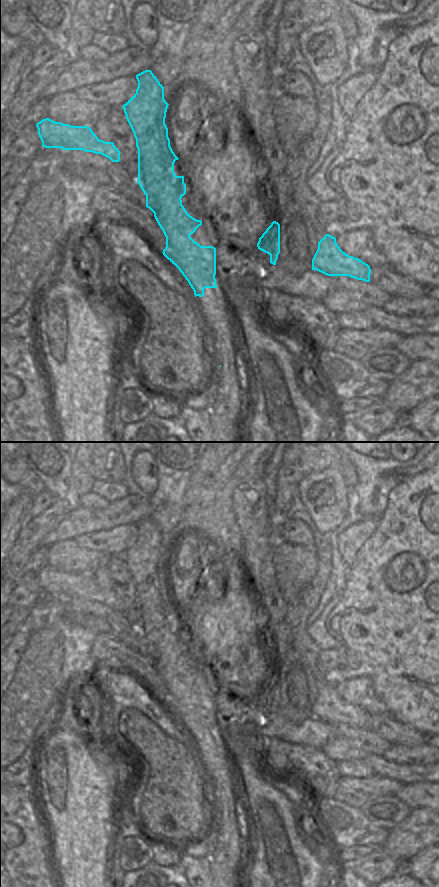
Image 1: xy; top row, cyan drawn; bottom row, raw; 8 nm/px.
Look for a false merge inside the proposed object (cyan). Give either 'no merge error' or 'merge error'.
merge error

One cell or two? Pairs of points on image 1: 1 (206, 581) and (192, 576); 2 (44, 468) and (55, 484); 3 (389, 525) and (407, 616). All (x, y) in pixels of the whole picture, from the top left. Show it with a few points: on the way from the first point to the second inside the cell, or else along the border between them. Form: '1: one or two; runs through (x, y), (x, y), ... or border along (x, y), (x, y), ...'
1: two; border along (200, 578), (196, 589), (197, 601)
2: one; runs through (48, 472), (55, 480)
3: one; runs through (389, 548), (384, 573), (385, 585), (392, 593)

